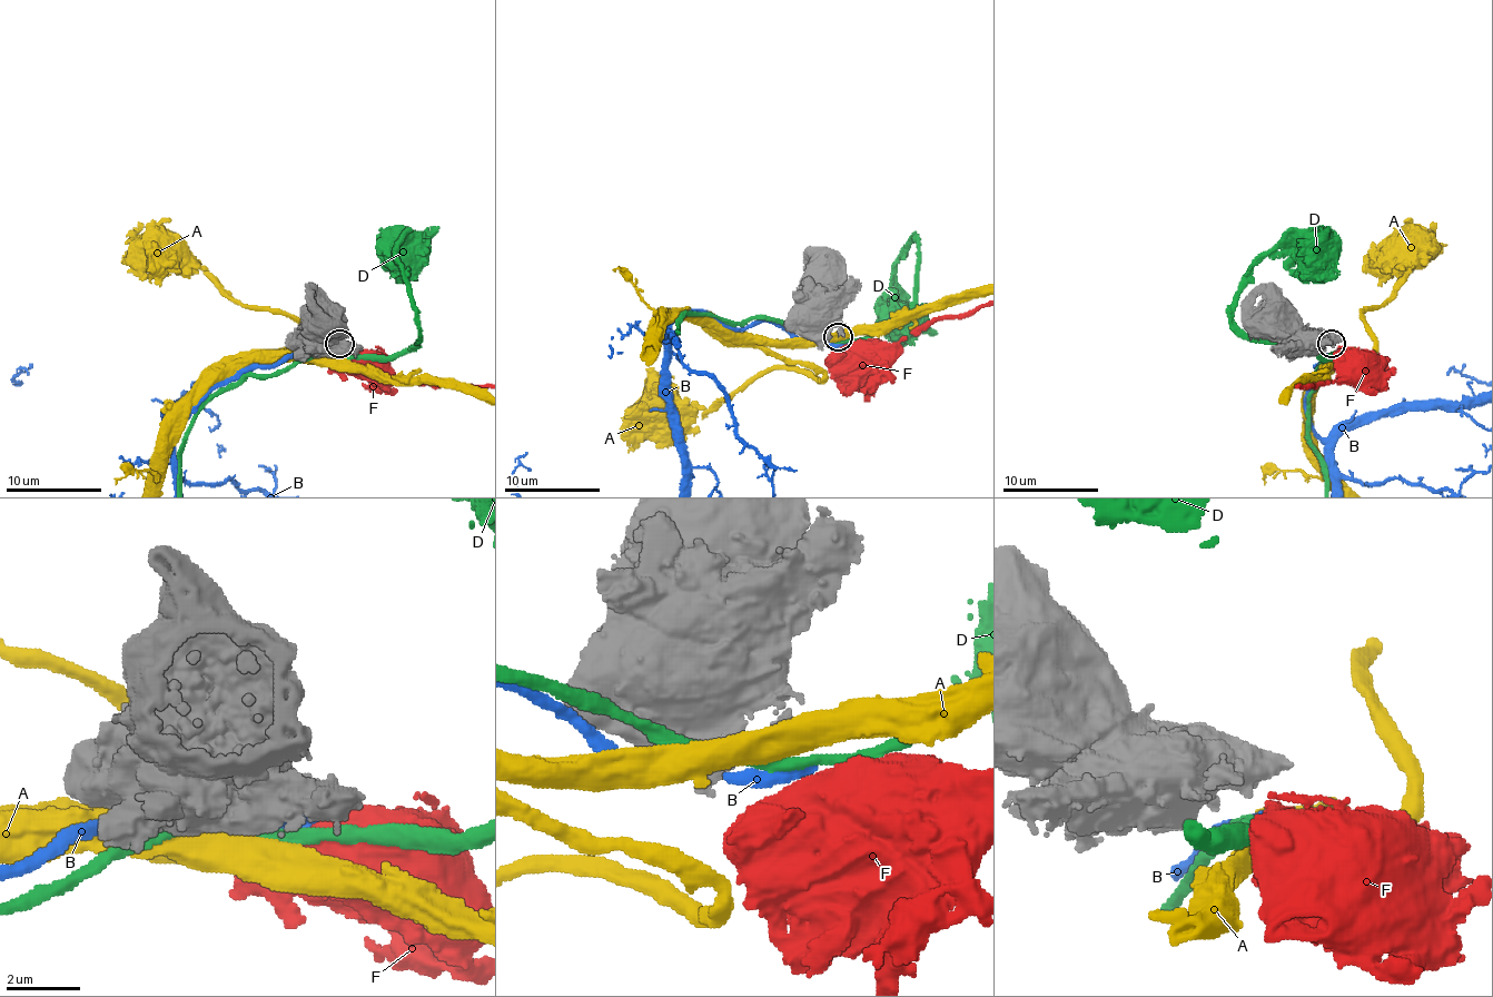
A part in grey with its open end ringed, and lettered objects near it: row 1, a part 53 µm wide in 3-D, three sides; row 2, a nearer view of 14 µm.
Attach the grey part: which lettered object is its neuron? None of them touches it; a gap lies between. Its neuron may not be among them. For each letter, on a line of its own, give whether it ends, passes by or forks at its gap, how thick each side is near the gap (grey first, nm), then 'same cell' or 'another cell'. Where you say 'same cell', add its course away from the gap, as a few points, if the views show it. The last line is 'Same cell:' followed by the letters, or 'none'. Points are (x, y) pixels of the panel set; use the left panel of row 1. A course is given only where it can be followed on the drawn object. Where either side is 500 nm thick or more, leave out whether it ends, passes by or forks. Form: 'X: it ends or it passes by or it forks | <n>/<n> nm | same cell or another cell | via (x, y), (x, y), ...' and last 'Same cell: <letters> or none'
A: 400/750 nm | another cell
B: 400/500 nm | another cell
D: it passes by | 400/320 nm | another cell
F: 400/800 nm | another cell
Same cell: none

